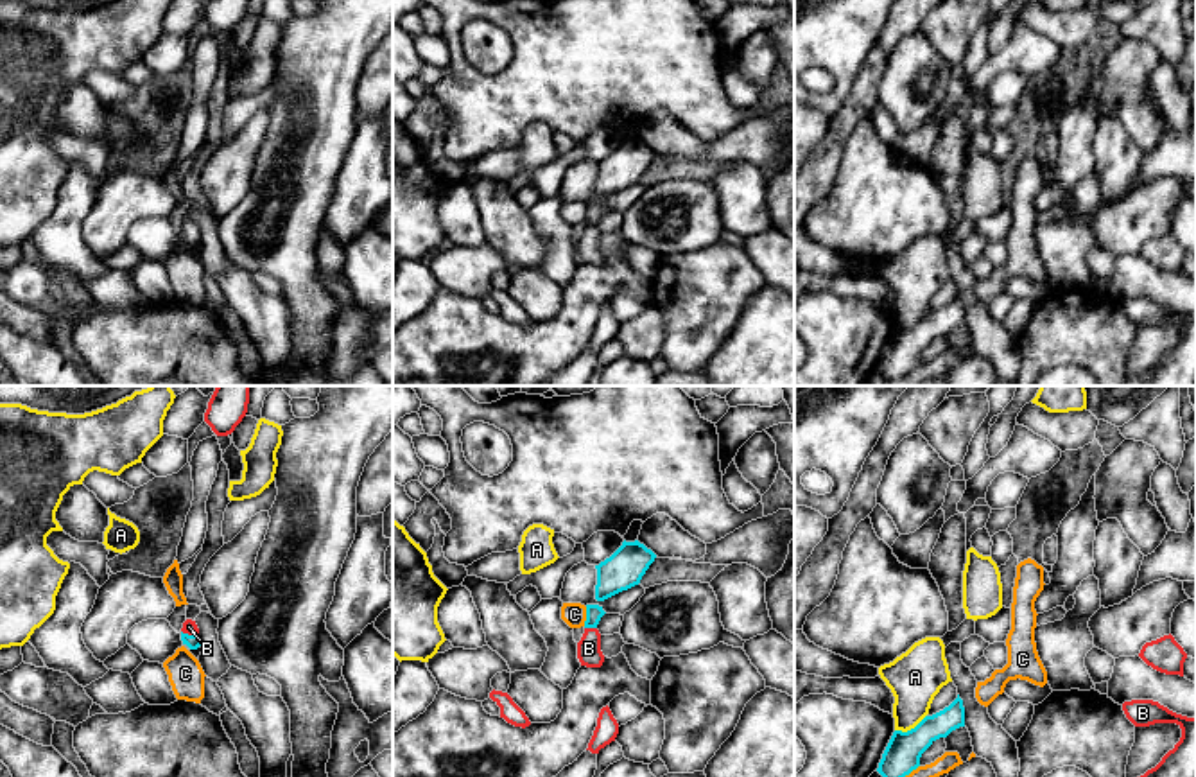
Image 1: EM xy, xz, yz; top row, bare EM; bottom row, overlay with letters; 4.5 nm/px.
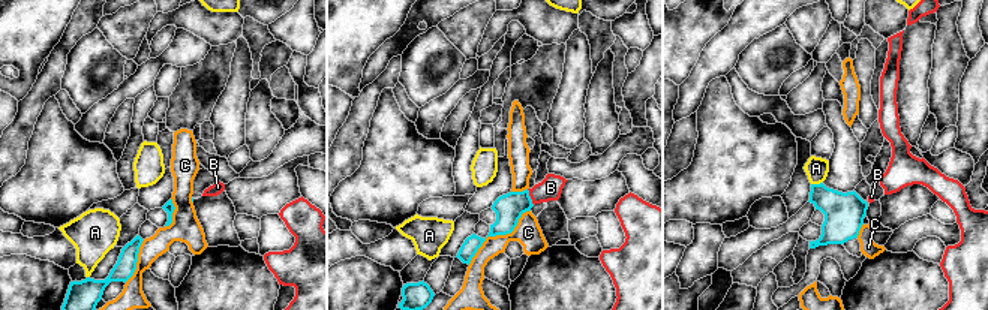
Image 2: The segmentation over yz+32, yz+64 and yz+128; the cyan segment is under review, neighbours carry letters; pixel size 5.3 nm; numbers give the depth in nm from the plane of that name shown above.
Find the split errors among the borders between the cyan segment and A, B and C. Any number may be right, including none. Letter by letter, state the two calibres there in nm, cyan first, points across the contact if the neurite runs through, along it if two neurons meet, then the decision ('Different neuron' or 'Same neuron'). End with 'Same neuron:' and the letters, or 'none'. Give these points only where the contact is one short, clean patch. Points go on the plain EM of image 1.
A: Thickness 160 nm (cyan) against 240 nm. Different neuron
B: Thickness 60 nm (cyan) against 60 nm. Path across: xy (192, 239), (190, 234), (189, 225). Same neuron
C: Thickness 80 nm (cyan) against 110 nm. Different neuron
Same neuron: B

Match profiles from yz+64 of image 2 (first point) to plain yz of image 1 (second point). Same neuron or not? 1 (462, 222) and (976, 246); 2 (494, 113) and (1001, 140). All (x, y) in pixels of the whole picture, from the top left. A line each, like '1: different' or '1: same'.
1: same
2: different

